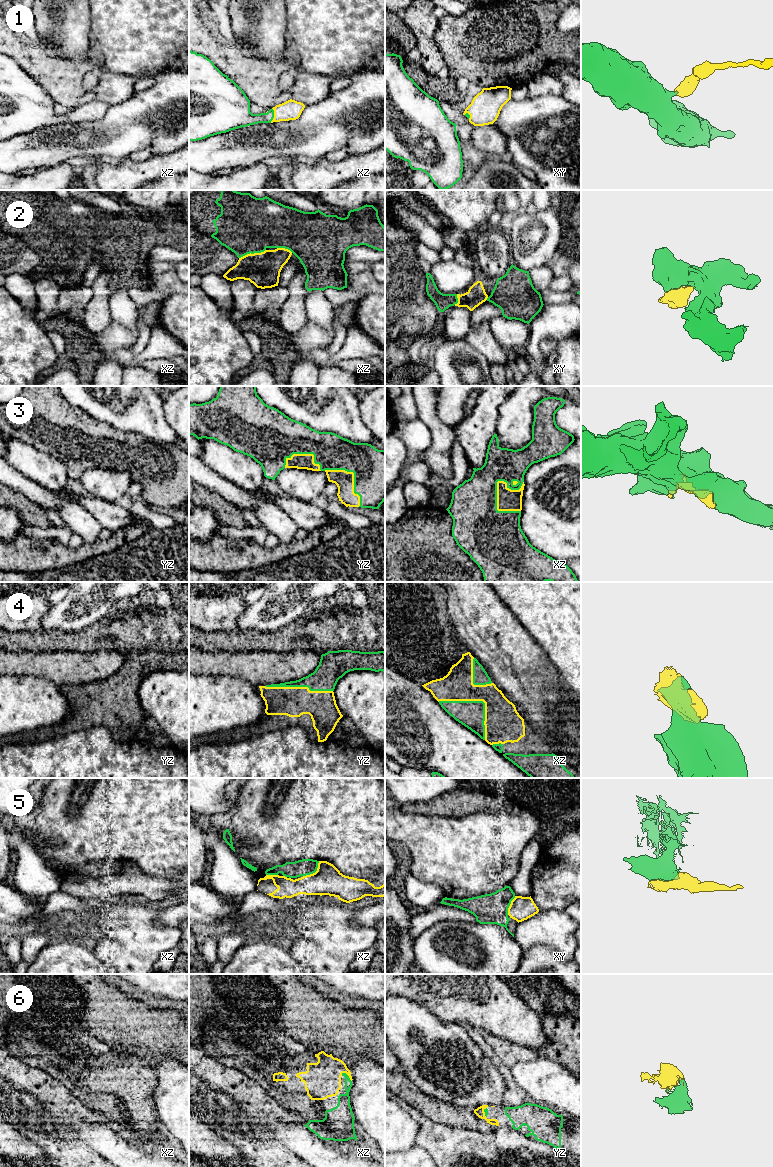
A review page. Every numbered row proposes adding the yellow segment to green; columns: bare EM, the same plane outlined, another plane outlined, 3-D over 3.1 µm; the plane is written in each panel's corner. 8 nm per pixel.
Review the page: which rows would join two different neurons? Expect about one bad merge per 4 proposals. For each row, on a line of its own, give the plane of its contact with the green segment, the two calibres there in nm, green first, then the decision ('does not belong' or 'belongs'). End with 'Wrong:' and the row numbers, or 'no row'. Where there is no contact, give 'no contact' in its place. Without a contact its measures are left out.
1: contact in xz; calibres 160 and 160 nm; belongs
2: contact in xz; calibres 460 and 280 nm; belongs
3: contact in xz; calibres 360 and 180 nm; belongs
4: contact in xz; calibres 220 and 280 nm; belongs
5: contact in xz; calibres 130 and 240 nm; does not belong
6: contact in xz; calibres 100 and 280 nm; belongs
Wrong: 5

